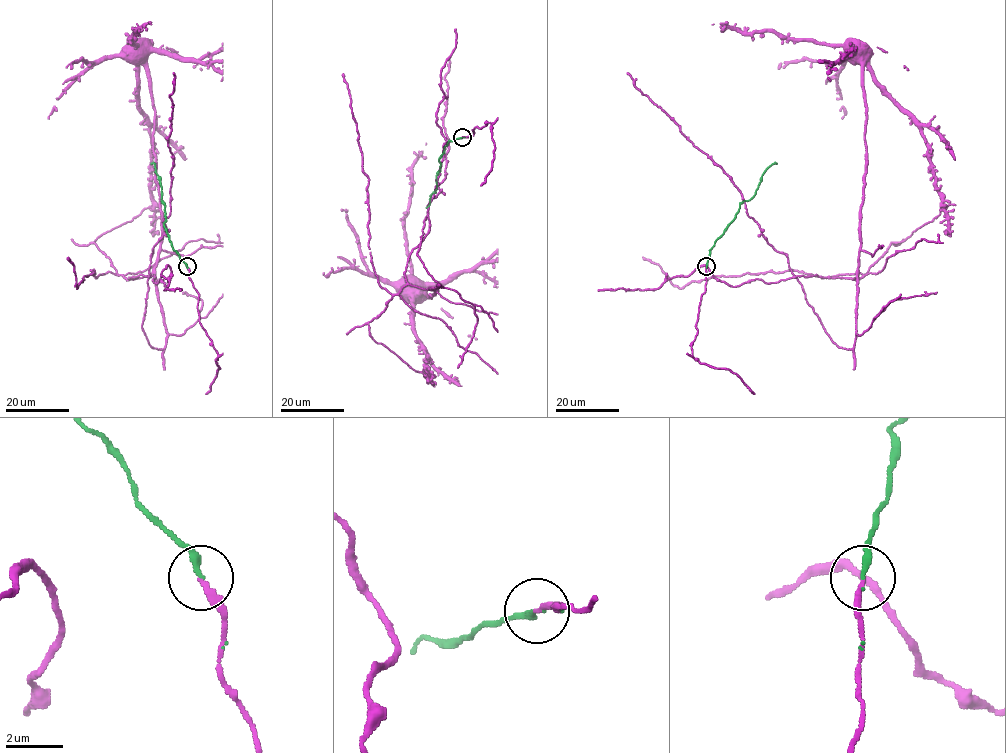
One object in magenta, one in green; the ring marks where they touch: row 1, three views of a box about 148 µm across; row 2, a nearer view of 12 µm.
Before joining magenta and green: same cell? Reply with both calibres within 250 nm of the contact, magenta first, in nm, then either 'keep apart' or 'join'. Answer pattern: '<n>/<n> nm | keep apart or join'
200/220 nm | join

